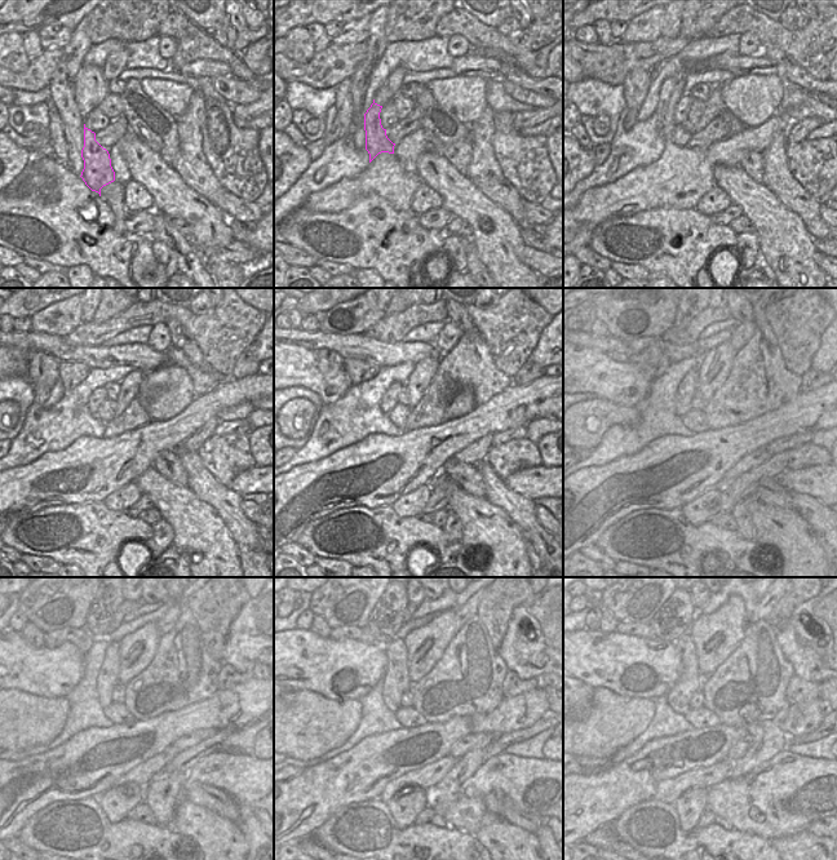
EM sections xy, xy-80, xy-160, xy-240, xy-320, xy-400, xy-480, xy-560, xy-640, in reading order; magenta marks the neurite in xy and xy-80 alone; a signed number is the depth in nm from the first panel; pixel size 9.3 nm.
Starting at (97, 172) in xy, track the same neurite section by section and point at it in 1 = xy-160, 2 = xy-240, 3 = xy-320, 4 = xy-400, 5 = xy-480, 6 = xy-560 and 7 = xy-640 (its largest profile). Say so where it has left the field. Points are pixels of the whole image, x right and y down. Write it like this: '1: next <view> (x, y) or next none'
1: next xy-160 (665, 118)
2: next xy-240 (70, 373)
3: next xy-320 (359, 371)
4: next xy-400 (652, 360)
5: next xy-480 (80, 638)
6: next xy-560 (364, 634)
7: next xy-640 (642, 630)

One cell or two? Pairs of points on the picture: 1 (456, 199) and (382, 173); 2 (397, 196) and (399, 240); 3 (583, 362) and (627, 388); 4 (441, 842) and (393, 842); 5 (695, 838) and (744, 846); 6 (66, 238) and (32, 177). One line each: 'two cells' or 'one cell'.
1: two cells
2: two cells
3: one cell
4: one cell
5: one cell
6: two cells

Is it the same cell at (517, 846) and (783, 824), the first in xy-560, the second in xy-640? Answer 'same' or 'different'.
different

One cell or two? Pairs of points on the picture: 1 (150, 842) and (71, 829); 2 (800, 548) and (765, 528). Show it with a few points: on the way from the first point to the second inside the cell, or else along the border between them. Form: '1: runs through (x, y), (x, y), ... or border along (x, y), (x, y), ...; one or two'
1: runs through (131, 838), (91, 837); one
2: runs through (791, 539), (780, 528), (774, 528); one

